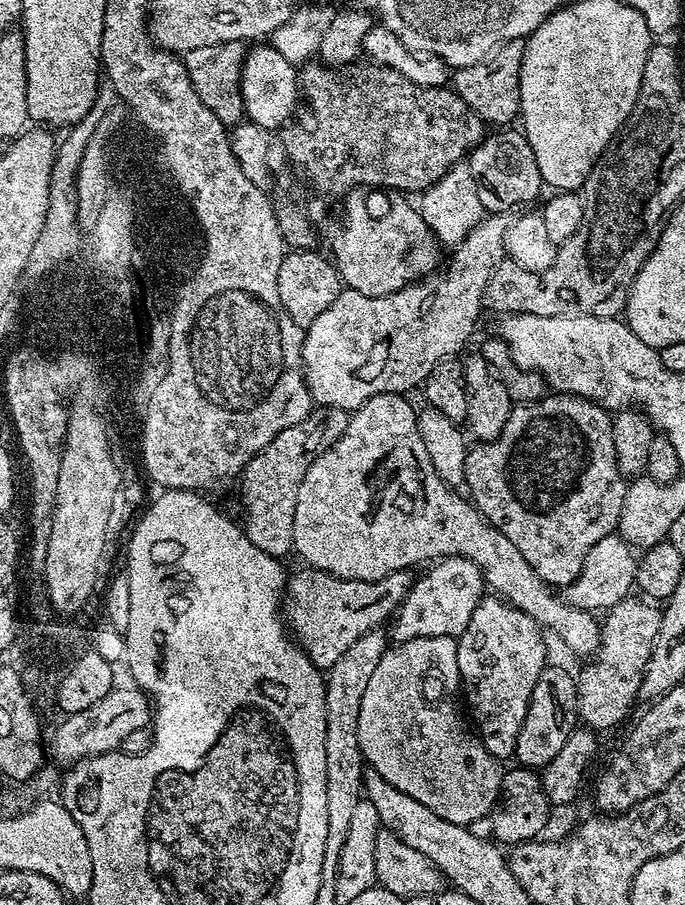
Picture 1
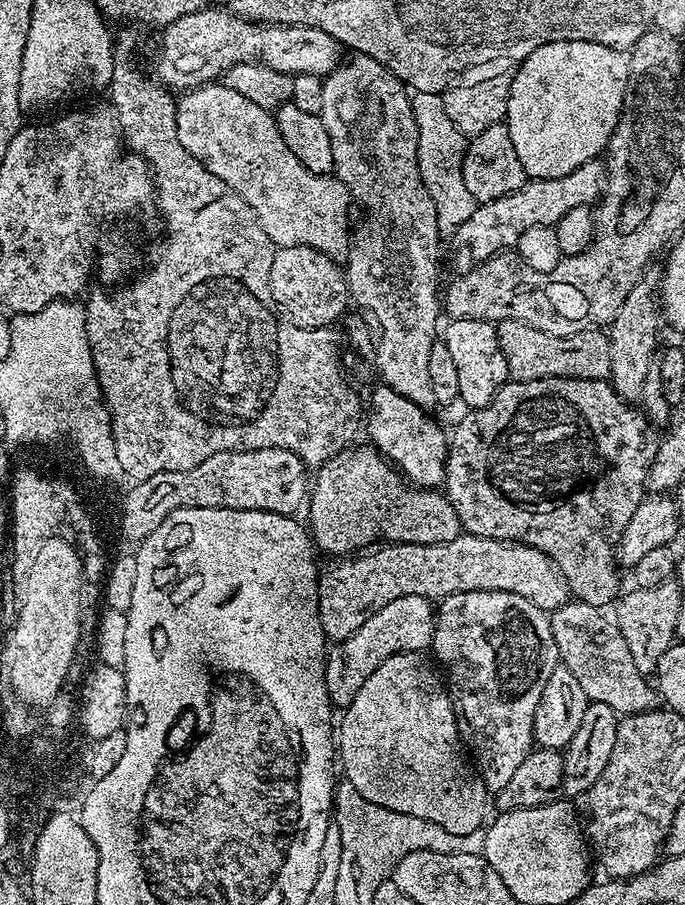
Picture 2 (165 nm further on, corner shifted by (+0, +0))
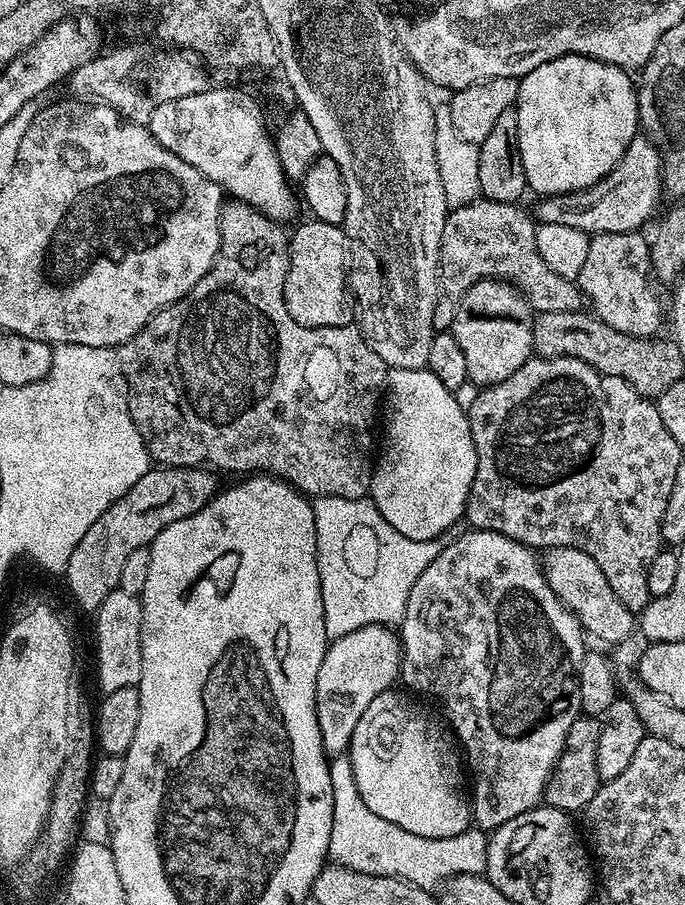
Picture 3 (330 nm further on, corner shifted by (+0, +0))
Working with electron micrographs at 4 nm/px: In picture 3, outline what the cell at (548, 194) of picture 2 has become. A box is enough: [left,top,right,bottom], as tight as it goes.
[534,134,662,236]

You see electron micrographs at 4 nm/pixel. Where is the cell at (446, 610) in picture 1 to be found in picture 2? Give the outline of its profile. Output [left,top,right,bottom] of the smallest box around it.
[324,596,436,706]

